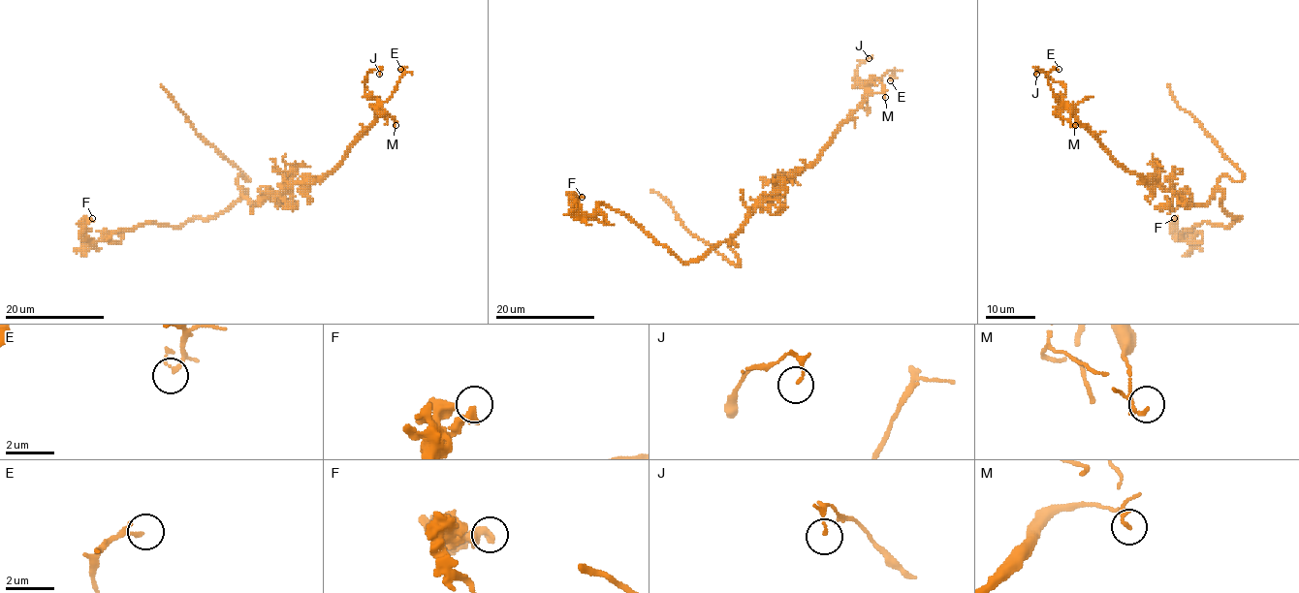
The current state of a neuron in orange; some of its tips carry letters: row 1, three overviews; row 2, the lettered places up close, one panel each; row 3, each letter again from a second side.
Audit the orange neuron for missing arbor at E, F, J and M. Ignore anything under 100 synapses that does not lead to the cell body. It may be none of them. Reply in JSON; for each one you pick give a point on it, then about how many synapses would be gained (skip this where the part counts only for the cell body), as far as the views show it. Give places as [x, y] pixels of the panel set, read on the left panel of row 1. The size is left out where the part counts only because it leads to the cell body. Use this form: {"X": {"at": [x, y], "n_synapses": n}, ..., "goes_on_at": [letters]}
{"goes_on_at": []}

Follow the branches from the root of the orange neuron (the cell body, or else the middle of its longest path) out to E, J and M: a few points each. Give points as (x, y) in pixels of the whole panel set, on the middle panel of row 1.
E: (747, 216), (786, 177), (802, 172), (815, 161), (838, 128), (864, 102), (874, 80), (892, 71), (890, 80)
J: (747, 216), (786, 177), (809, 167), (864, 102), (869, 86), (854, 88), (854, 78), (857, 69), (869, 58)
M: (747, 216), (786, 177), (802, 172), (809, 167), (838, 128), (871, 93), (884, 93), (885, 97)

